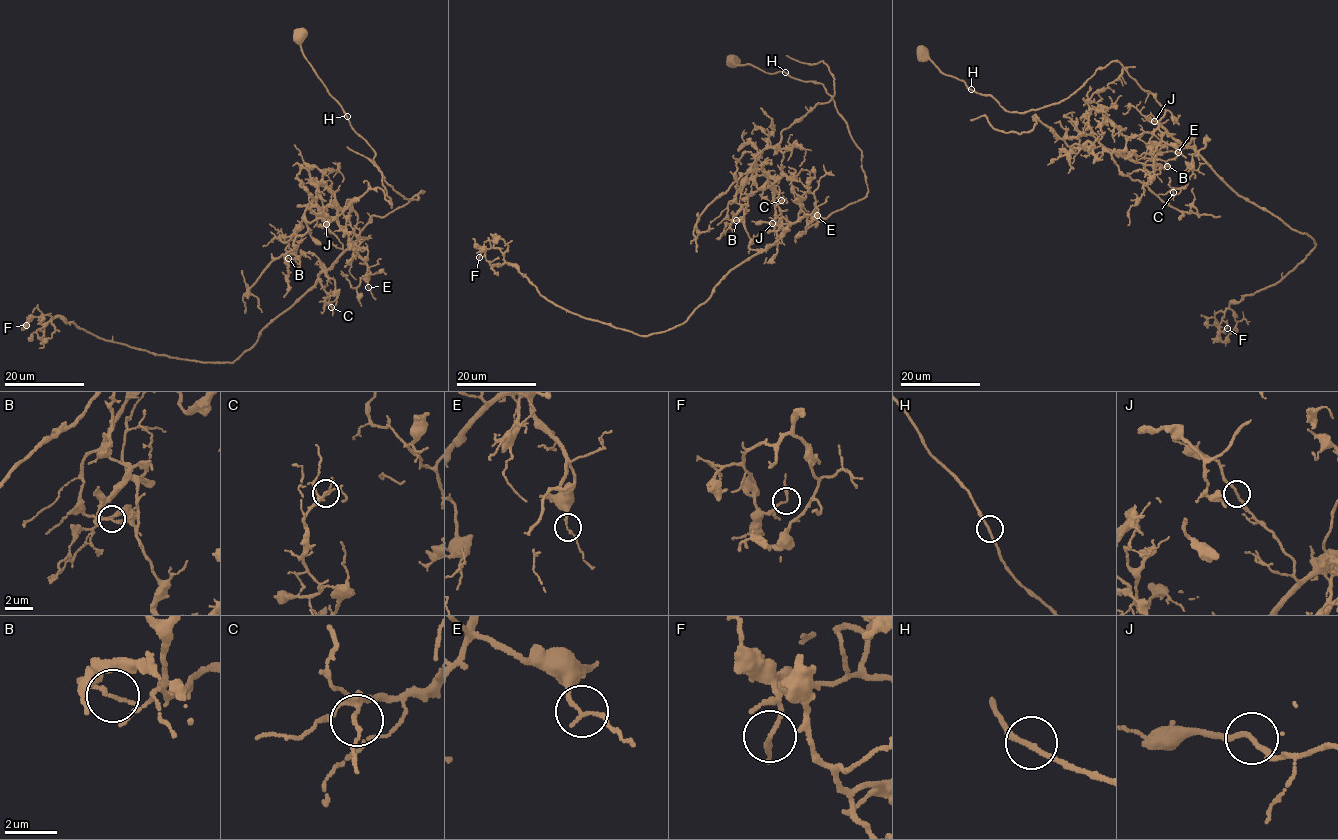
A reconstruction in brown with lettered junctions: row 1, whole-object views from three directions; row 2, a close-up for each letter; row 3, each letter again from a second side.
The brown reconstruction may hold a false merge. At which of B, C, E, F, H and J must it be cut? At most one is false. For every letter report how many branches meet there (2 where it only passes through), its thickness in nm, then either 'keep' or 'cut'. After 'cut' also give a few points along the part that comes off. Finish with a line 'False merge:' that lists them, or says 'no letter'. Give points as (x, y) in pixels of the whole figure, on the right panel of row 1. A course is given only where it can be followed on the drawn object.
B: 2 | 130 nm | cut | (1167, 166), (1068, 146), (1032, 117), (1033, 128), (1017, 133), (994, 128), (985, 116), (970, 120)
C: 2 | 130 nm | keep
E: 2 | 150 nm | keep
F: 2 | 170 nm | keep
H: 2 | 160 nm | keep
J: 2 | 170 nm | keep
False merge: B

